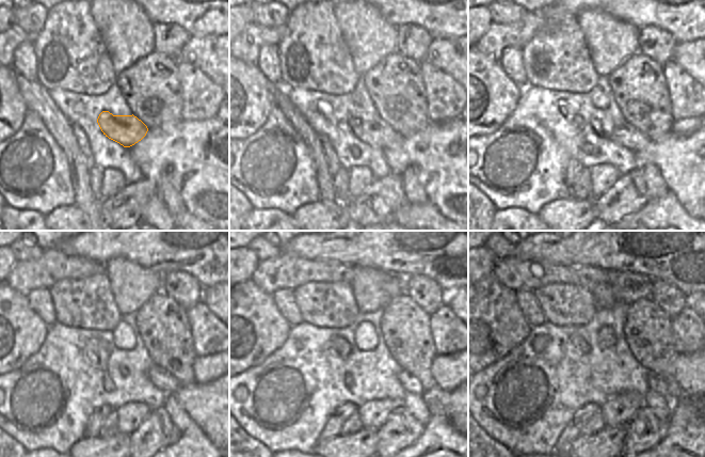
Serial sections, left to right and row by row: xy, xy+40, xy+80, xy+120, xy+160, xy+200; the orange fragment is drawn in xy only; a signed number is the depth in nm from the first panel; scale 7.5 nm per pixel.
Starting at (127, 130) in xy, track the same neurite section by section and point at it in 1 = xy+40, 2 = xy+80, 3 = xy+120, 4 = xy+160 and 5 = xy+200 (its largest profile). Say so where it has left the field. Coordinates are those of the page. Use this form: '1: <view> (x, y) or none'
1: xy+40 (377, 132)
2: xy+80 (627, 136)
3: xy+120 (162, 379)
4: xy+160 (411, 384)
5: xy+200 (655, 383)

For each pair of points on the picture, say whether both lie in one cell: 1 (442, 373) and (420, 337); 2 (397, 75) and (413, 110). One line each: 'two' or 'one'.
1: two
2: one

